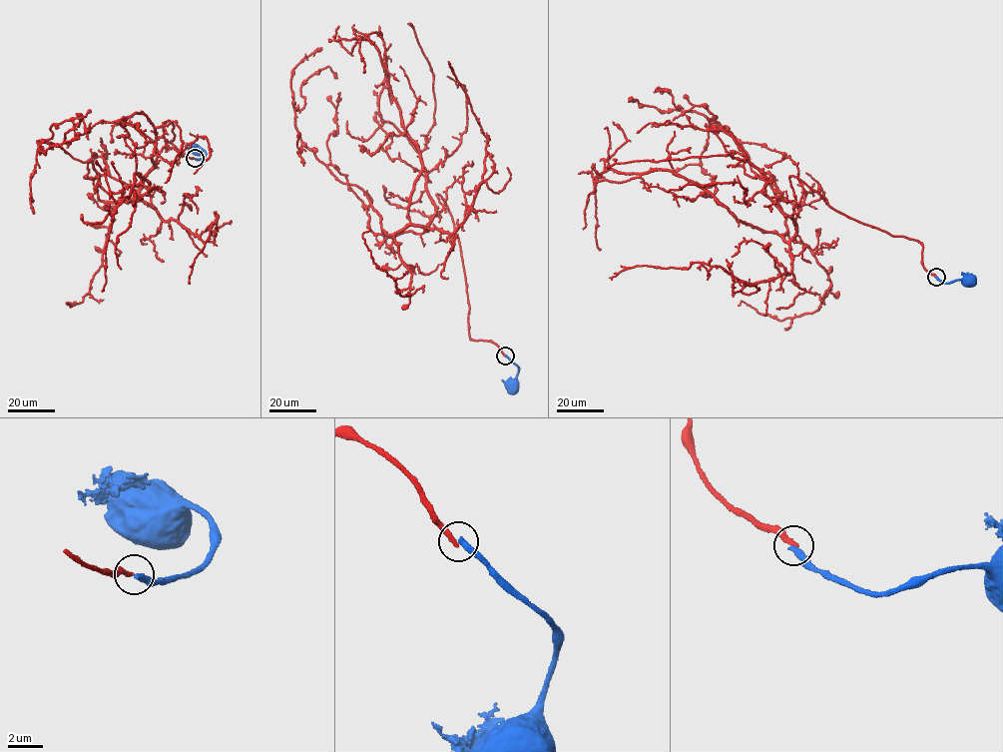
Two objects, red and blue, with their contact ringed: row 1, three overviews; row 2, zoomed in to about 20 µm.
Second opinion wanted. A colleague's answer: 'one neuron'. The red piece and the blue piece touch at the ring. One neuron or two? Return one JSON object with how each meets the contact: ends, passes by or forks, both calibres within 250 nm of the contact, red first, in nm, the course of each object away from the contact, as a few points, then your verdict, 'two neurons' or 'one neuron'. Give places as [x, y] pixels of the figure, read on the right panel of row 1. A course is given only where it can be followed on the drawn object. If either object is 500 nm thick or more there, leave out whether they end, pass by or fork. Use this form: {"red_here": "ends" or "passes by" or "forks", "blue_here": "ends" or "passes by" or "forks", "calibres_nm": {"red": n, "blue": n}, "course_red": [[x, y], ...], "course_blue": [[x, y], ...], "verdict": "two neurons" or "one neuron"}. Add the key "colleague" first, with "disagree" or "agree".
{"colleague": "disagree", "red_here": "ends", "blue_here": "ends", "calibres_nm": {"red": 280, "blue": 360}, "course_red": [[936, 277], [918, 242], [838, 213], [791, 176], [787, 241], [669, 171], [610, 169], [594, 184], [600, 250]], "course_blue": [[936, 277], [948, 283], [966, 281]], "verdict": "two neurons"}

